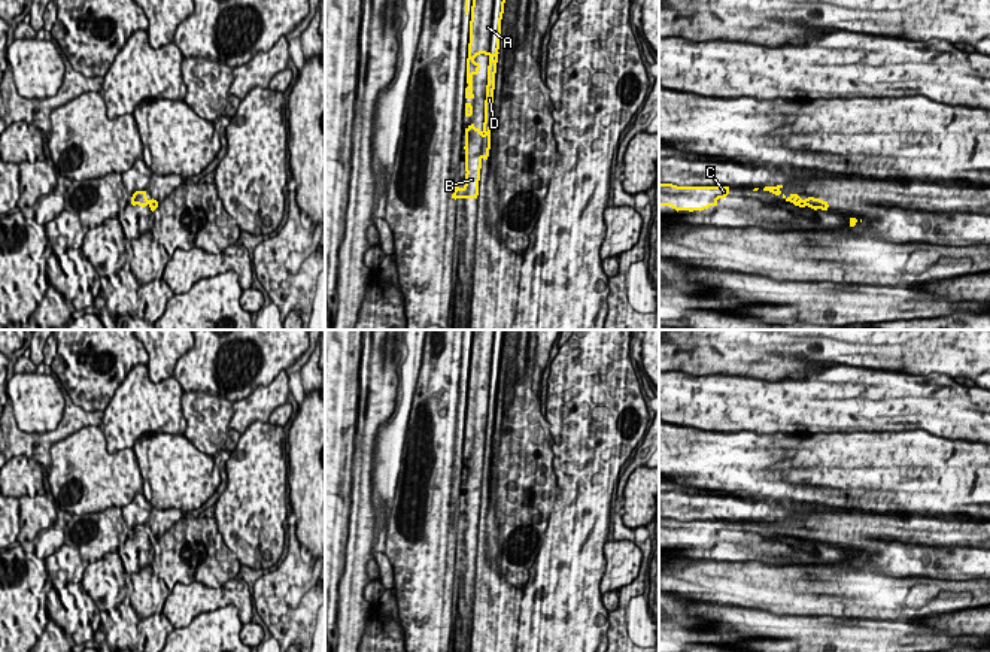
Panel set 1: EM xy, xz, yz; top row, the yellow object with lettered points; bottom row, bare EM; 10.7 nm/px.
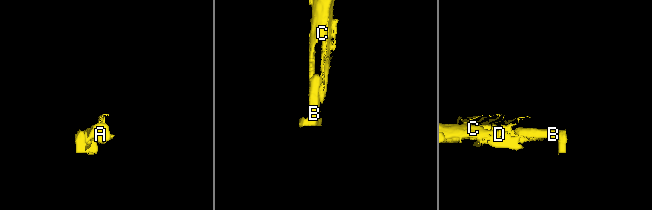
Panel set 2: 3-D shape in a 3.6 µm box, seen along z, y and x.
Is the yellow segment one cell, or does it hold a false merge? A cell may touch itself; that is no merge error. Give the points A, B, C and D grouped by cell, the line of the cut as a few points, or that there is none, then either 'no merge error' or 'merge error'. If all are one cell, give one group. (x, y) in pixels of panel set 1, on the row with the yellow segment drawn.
A B C D | no cut | no merge error

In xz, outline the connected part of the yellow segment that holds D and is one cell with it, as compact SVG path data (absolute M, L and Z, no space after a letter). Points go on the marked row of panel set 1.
M465 0L465 15L471 13L470 21L470 43L467 58L467 84L465 98L474 98L473 76L479 73L480 64L474 58L480 54L489 57L488 85L485 100L485 122L483 128L476 128L474 124L465 128L465 185L455 186L452 198L477 198L482 161L488 160L491 149L491 128L494 122L494 90L495 73L498 63L498 49L501 39L501 19L505 0L473 0L468 6Z

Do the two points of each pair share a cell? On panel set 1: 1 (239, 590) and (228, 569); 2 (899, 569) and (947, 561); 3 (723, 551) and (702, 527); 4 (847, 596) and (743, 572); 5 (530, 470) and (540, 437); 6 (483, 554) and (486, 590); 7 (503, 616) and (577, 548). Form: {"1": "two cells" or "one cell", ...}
{"1": "two cells", "2": "one cell", "3": "one cell", "4": "one cell", "5": "one cell", "6": "one cell", "7": "two cells"}

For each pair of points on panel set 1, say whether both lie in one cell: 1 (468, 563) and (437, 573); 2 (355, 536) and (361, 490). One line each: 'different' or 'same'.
1: different
2: same

